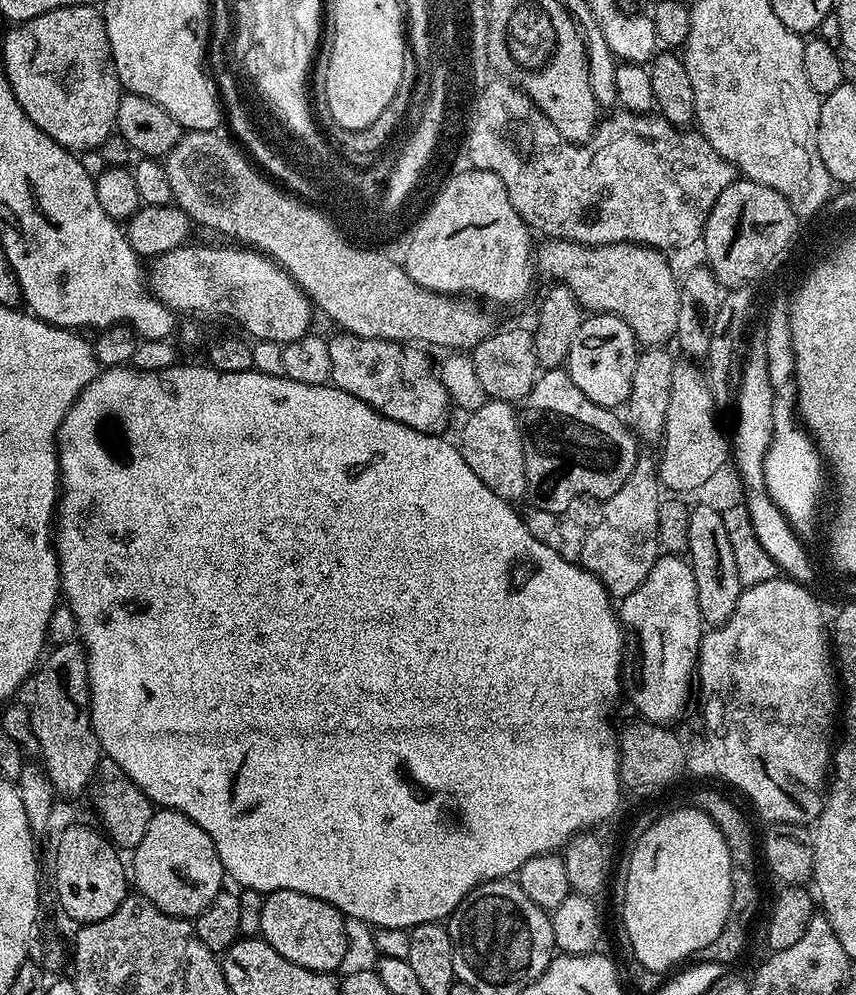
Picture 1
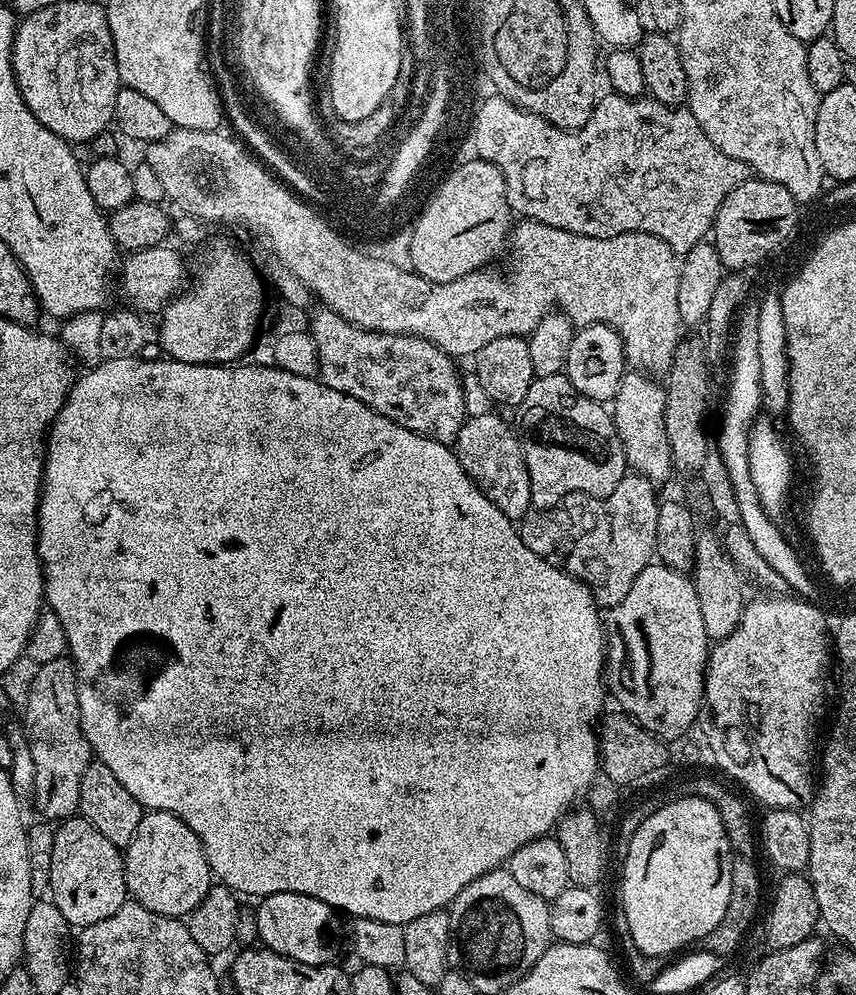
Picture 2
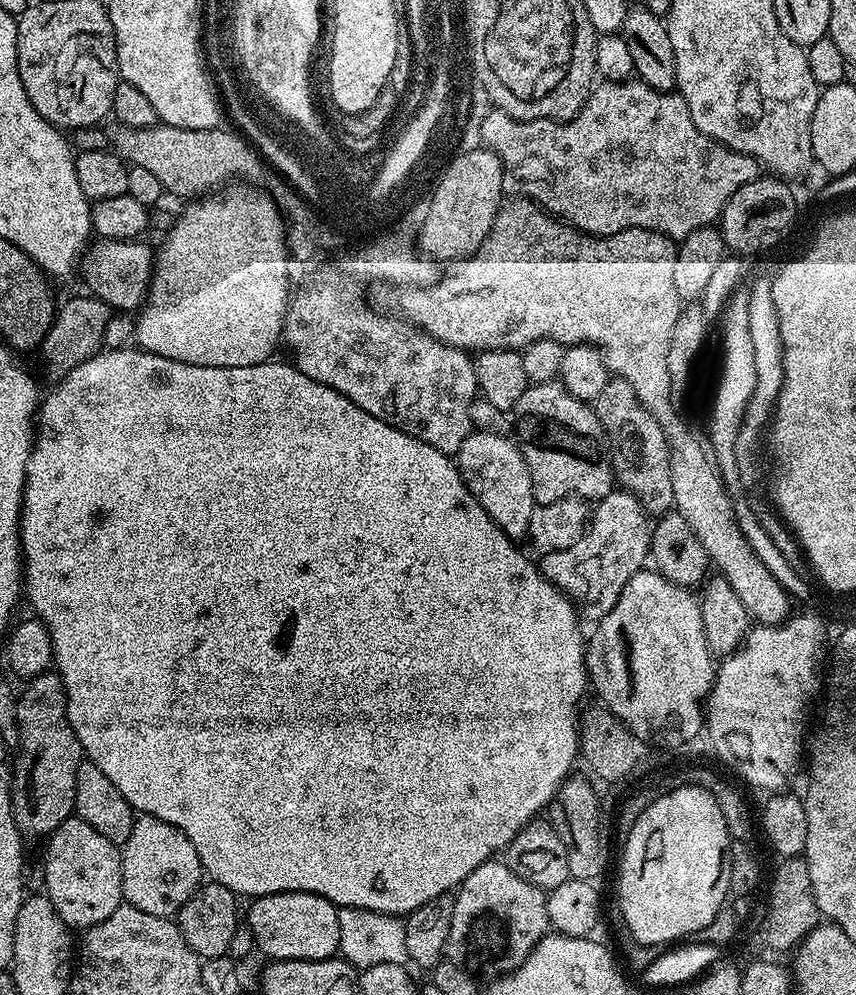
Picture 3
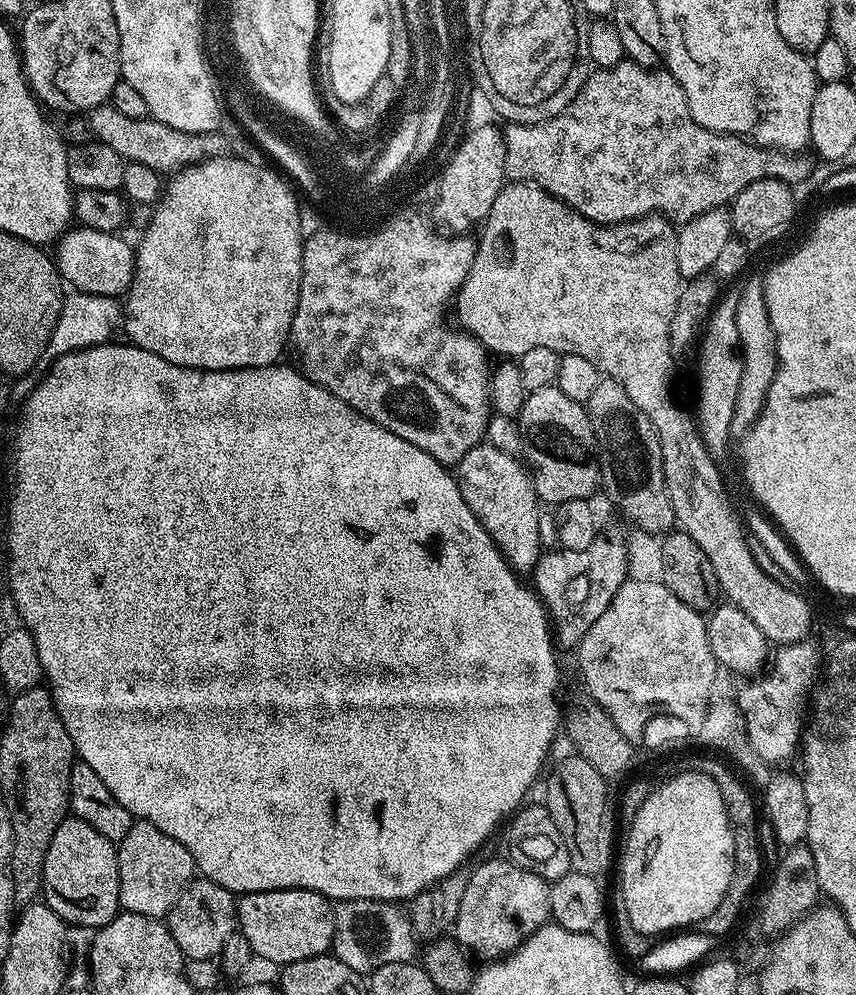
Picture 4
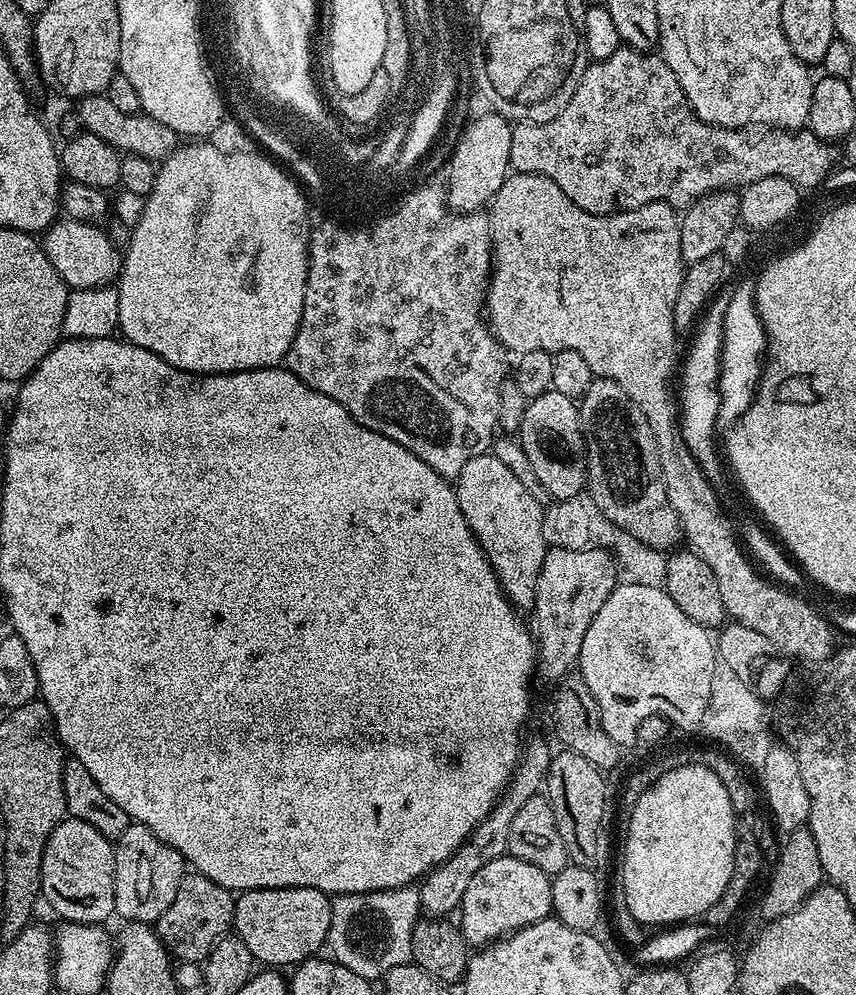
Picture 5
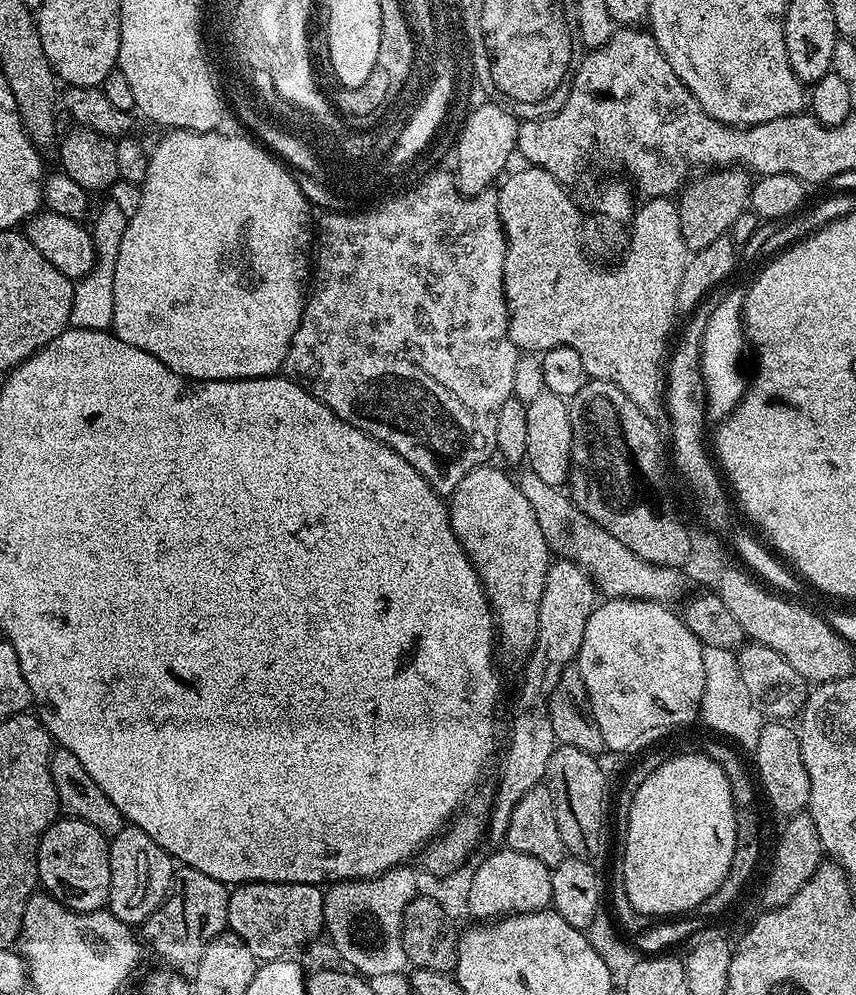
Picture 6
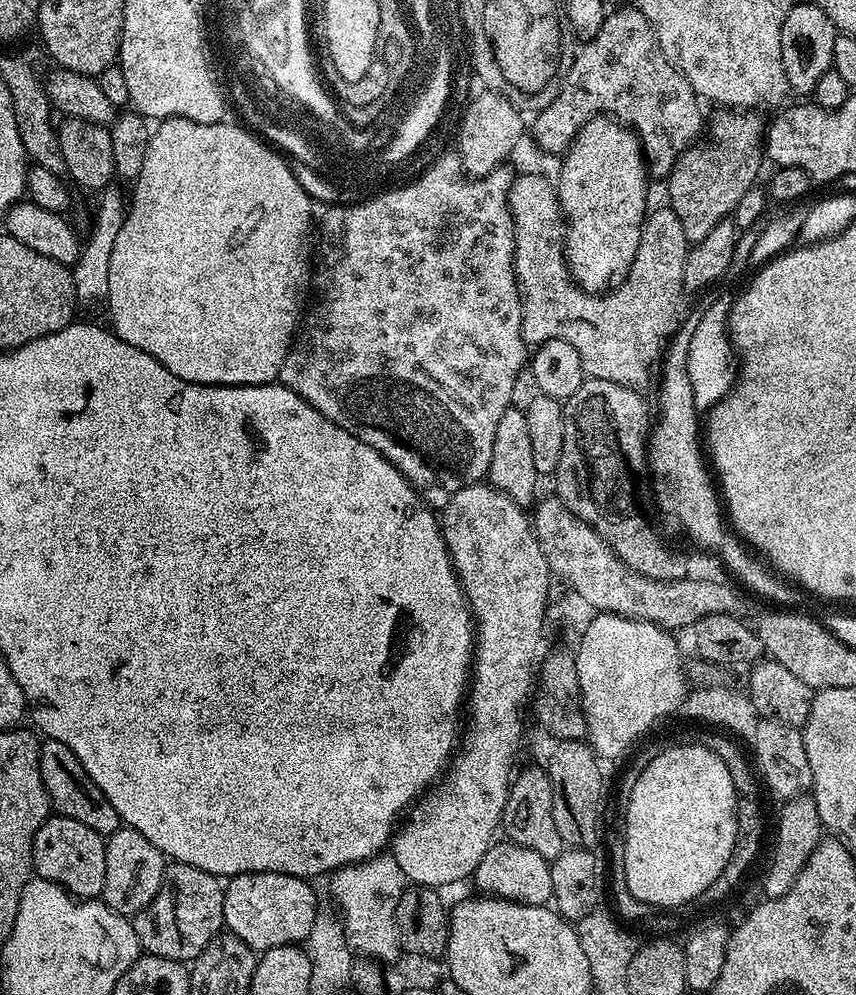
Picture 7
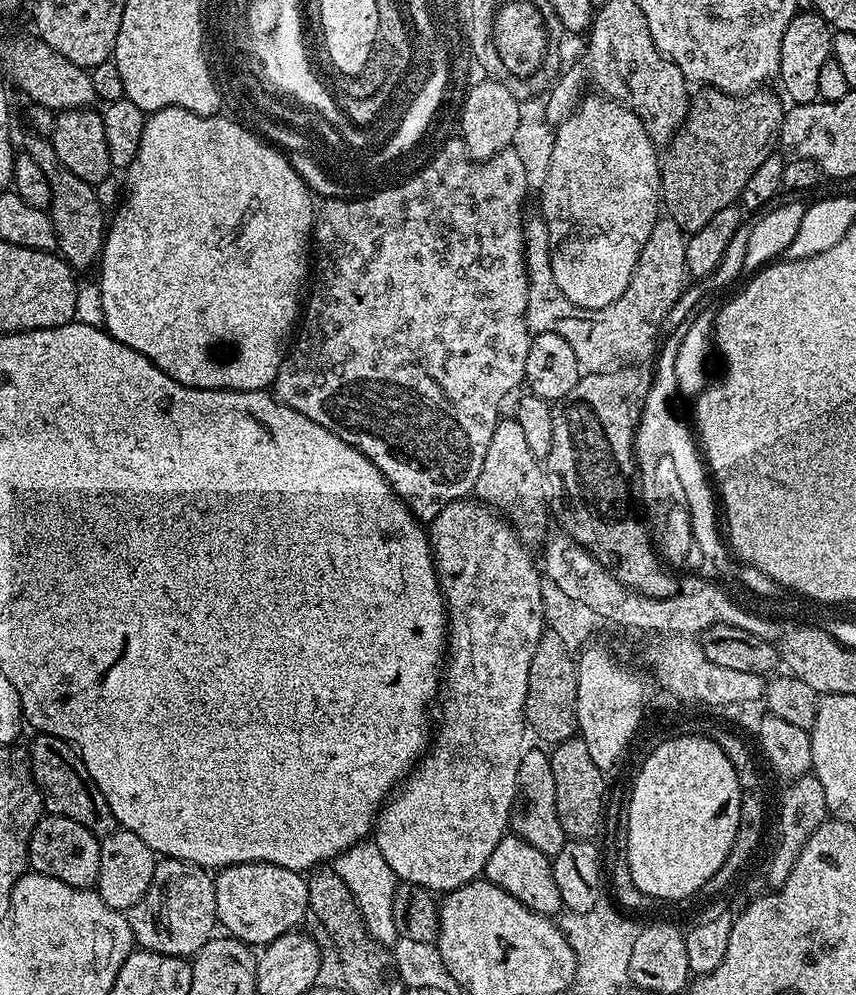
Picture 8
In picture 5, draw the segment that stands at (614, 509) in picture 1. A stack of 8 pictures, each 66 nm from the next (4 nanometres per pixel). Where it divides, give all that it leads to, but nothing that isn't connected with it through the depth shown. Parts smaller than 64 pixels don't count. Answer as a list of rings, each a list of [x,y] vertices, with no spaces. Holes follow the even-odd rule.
[[[597,546],[595,548],[583,548],[581,552],[578,550],[570,550],[569,548],[553,548],[549,547],[547,554],[544,555],[542,562],[542,570],[538,574],[538,586],[536,587],[536,601],[531,611],[536,615],[536,624],[534,623],[534,635],[536,637],[536,670],[535,675],[540,676],[544,680],[552,680],[551,682],[559,682],[569,675],[568,668],[577,663],[580,659],[580,651],[582,650],[582,638],[586,638],[586,630],[590,630],[590,622],[594,622],[594,614],[598,614],[598,610],[602,610],[602,602],[606,602],[606,598],[610,598],[610,594],[616,589],[618,583],[617,563],[613,557],[613,553],[607,547]]]

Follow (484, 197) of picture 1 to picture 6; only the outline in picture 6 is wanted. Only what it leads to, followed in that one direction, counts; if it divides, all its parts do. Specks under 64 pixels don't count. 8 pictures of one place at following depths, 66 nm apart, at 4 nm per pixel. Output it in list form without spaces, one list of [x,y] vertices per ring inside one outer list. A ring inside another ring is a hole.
[[[499,102],[487,103],[480,104],[477,108],[475,105],[468,112],[456,142],[457,158],[454,167],[460,176],[456,189],[464,196],[476,196],[480,192],[489,191],[505,175],[509,167],[508,159],[516,152],[516,139],[520,129],[517,117]]]

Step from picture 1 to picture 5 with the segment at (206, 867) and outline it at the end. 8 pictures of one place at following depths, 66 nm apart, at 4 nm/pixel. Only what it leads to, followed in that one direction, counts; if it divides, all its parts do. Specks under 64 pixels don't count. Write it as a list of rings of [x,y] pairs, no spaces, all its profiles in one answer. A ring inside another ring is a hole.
[[[129,823],[128,828],[115,841],[116,869],[114,870],[114,902],[115,915],[121,916],[121,921],[133,924],[155,925],[162,914],[174,902],[174,894],[178,894],[178,886],[186,875],[186,861],[178,850],[168,844],[163,844],[155,834],[144,824]]]

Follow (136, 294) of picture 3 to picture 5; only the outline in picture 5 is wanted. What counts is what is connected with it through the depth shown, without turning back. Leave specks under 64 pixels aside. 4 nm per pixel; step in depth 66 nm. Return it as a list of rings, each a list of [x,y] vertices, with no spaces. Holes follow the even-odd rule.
[[[60,218],[42,233],[42,247],[50,266],[68,284],[69,289],[97,288],[111,285],[120,275],[122,252],[103,227]]]

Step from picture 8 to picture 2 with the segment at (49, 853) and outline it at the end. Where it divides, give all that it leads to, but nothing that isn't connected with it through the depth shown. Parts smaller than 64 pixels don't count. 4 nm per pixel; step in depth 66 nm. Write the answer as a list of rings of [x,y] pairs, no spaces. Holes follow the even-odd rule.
[[[77,814],[55,825],[52,853],[48,856],[48,884],[52,887],[50,900],[62,912],[66,922],[77,929],[110,918],[118,906],[129,899],[124,877],[124,857],[121,849],[110,842],[90,822]]]

